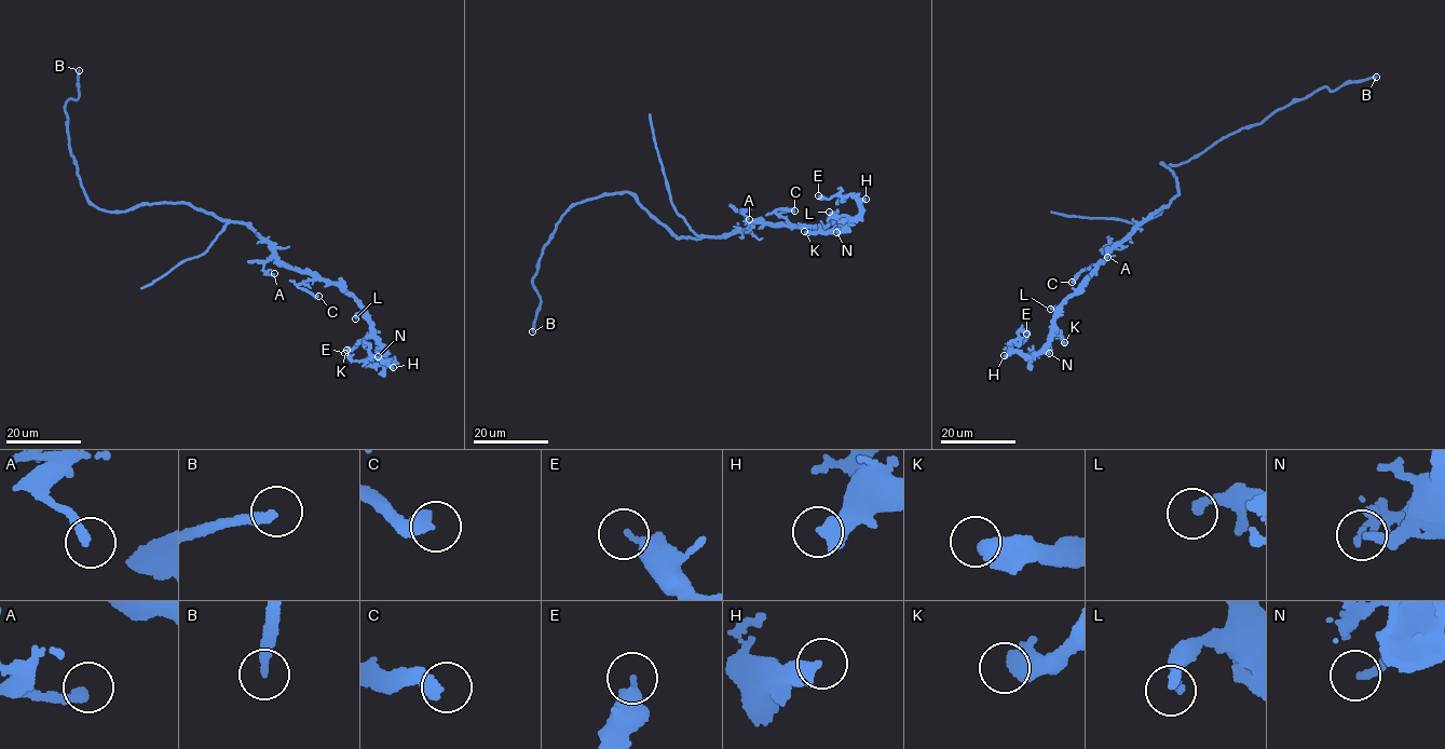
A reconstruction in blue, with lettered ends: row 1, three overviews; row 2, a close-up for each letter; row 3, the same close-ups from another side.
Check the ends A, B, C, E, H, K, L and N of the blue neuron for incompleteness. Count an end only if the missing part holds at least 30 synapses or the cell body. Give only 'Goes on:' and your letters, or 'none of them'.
Goes on: B, H

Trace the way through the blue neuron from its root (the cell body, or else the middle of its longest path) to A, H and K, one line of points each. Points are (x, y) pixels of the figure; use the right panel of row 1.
A: (1176, 194), (1122, 240), (1103, 247), (1107, 257)
H: (1176, 194), (1106, 254), (1062, 303), (1052, 339), (1031, 355), (1013, 352), (1004, 355)
K: (1176, 194), (1106, 254), (1062, 303), (1054, 329), (1064, 342)

